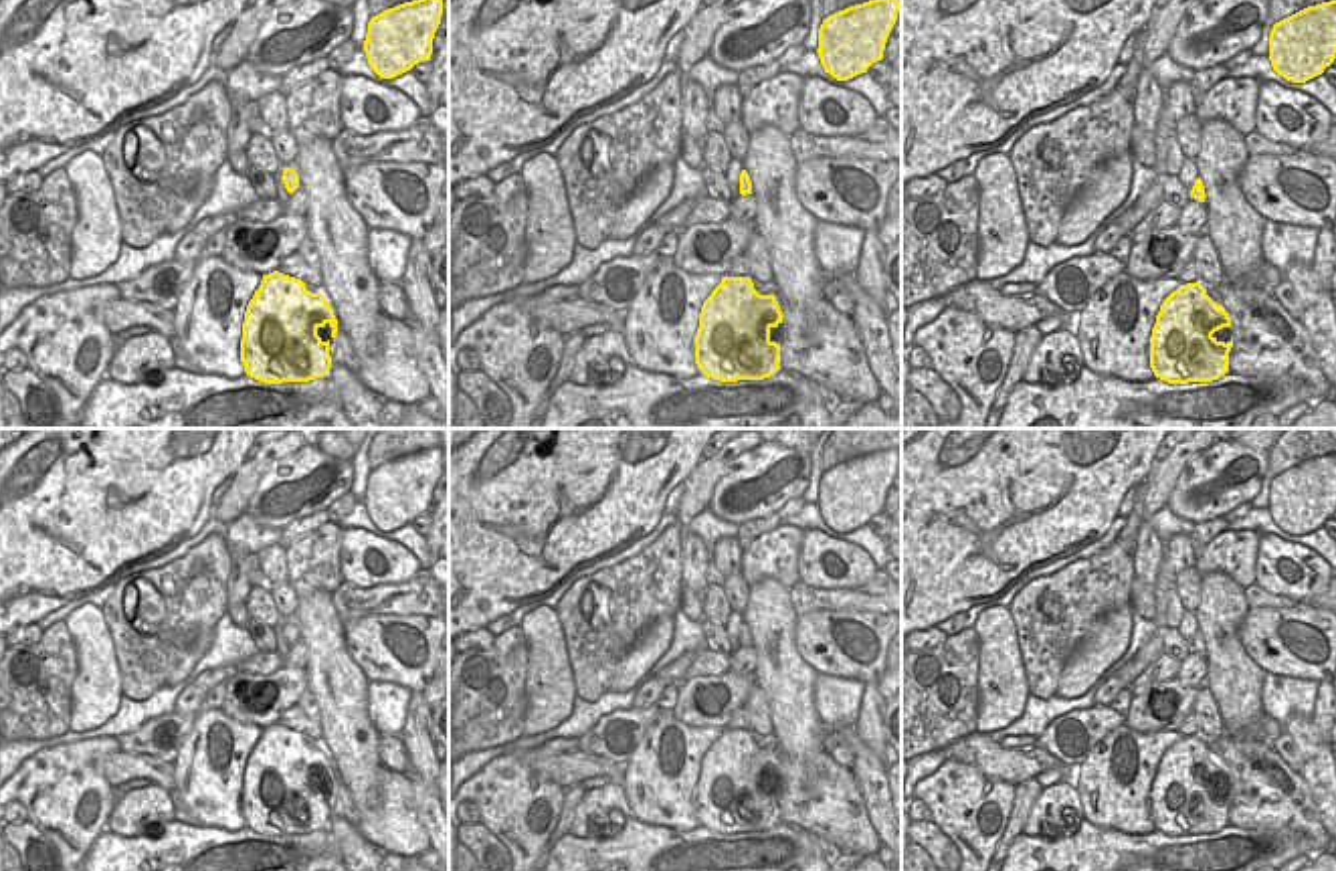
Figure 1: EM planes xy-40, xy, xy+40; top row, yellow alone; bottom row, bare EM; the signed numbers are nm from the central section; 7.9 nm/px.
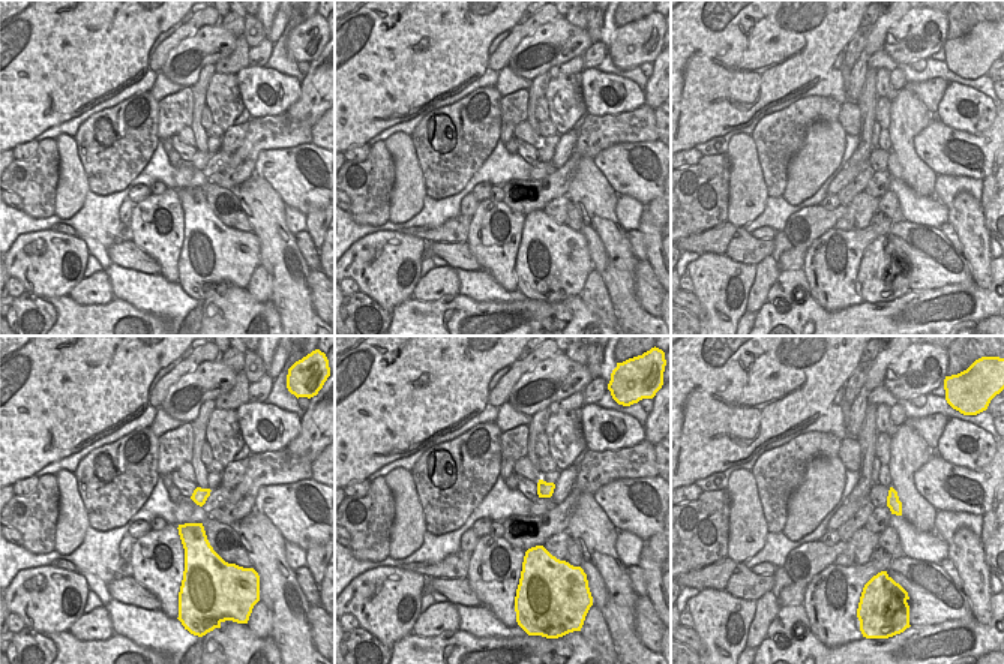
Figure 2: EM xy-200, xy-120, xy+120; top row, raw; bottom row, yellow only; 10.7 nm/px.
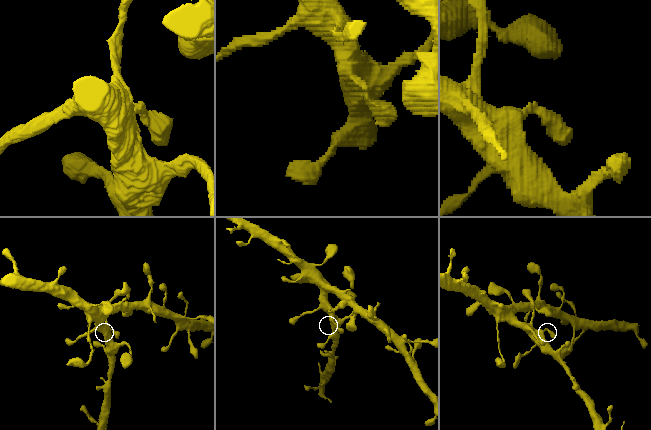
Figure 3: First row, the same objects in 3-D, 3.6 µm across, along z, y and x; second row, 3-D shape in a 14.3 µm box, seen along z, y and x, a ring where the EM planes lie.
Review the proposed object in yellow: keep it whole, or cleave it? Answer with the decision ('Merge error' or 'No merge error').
No merge error.

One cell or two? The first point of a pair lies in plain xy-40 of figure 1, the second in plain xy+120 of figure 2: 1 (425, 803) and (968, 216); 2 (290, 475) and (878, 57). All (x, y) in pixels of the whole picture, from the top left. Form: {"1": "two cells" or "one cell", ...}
{"1": "one cell", "2": "two cells"}

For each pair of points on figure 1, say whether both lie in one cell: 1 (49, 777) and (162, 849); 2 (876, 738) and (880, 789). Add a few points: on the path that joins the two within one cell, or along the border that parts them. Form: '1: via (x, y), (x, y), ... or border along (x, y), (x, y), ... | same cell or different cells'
1: border along (104, 827), (87, 849) | different cells
2: border along (853, 726), (855, 734), (880, 758) | different cells

